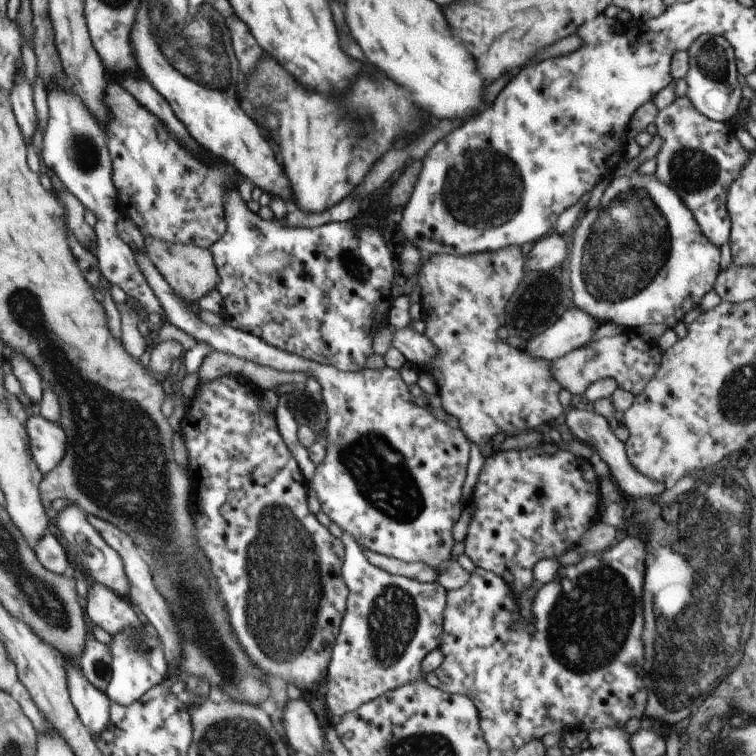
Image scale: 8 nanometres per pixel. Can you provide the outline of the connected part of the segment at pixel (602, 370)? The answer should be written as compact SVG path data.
M624 329L618 335L589 341L586 345L551 361L550 371L553 380L563 386L571 396L585 393L595 381L605 378L613 378L621 390L636 395L657 372L661 355L662 352L655 343L645 343L634 329Z

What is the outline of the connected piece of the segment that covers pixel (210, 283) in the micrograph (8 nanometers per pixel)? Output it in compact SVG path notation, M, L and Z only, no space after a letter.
M147 238L145 248L163 280L171 286L173 292L183 302L187 304L197 302L209 290L216 288L219 277L209 249L177 242L165 242L161 238Z

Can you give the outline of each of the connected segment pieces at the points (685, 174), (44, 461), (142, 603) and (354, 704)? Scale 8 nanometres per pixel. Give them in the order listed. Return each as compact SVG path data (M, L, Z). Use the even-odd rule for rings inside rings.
M687 96L677 97L668 106L658 110L653 124L656 128L655 136L661 138L661 146L654 156L656 167L653 176L681 195L705 238L717 247L725 244L729 241L730 234L730 214L725 204L726 193L731 182L739 176L743 164L750 161L750 154L736 139L733 127L708 119L701 111L695 110L694 104Z
M42 414L27 418L27 434L29 444L41 472L46 475L63 462L67 436L60 422L51 422Z
M91 514L88 515L88 519L93 523L93 526L101 532L101 536L105 538L107 544L109 544L111 548L115 548L115 550L121 554L123 564L125 564L125 572L127 578L129 578L129 584L131 584L131 588L129 588L130 602L134 603L135 606L137 606L137 610L139 610L141 614L144 614L150 622L153 631L161 642L166 663L169 664L169 666L173 664L177 665L179 660L181 660L181 638L179 638L179 632L177 632L177 628L175 628L175 624L173 624L171 608L167 606L167 602L161 598L159 590L157 590L155 584L153 584L150 561L147 560L147 562L145 562L143 554L141 554L139 548L133 544L133 540L131 540L125 532L121 532L117 526L113 526L113 524L109 524L109 522L97 518L97 516L91 516Z
M343 532L339 540L346 547L346 557L341 559L341 572L349 588L349 598L346 601L337 640L331 649L327 680L324 682L324 699L333 719L357 710L359 706L374 701L390 690L406 685L409 680L419 680L421 676L419 662L425 658L429 650L437 648L443 624L443 608L445 608L445 590L439 584L421 583L418 579L393 575L376 567L363 554L358 542L355 542L347 532Z

